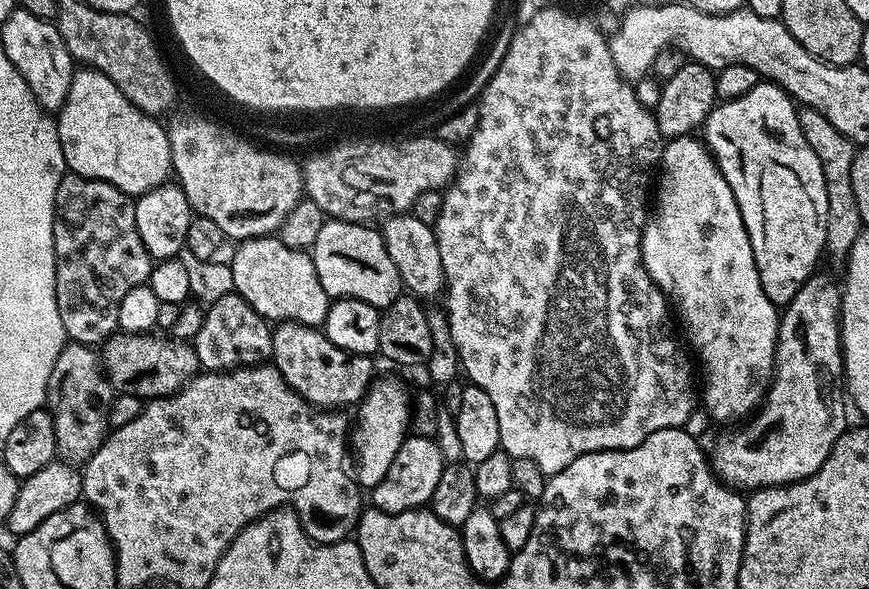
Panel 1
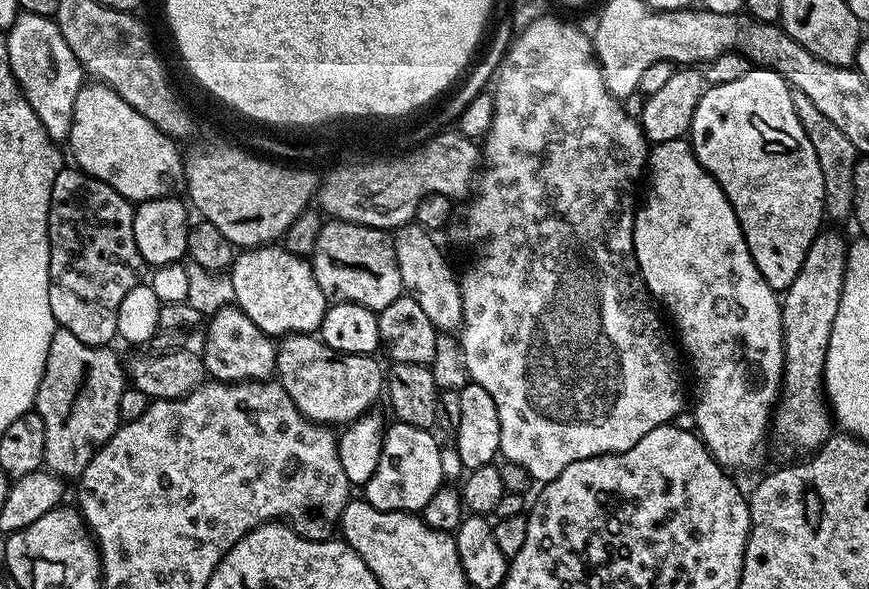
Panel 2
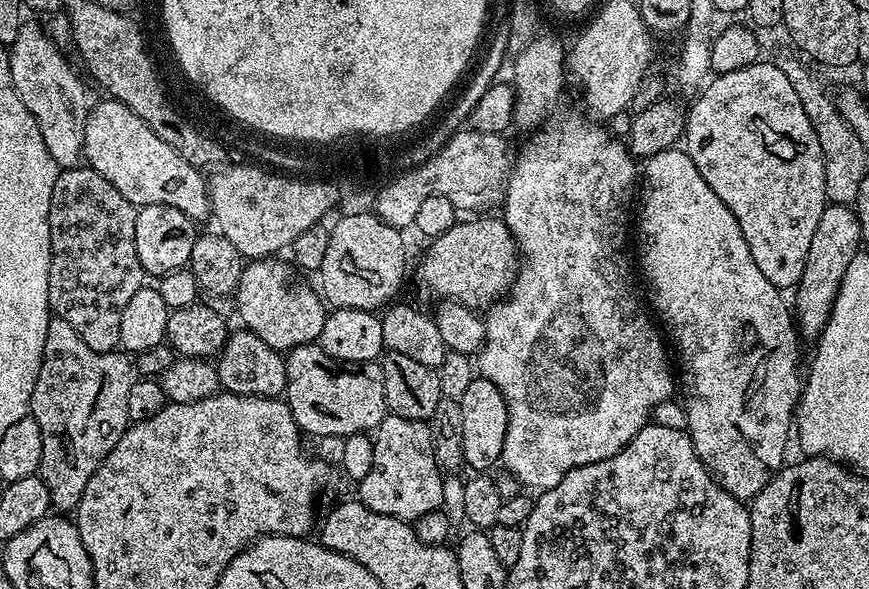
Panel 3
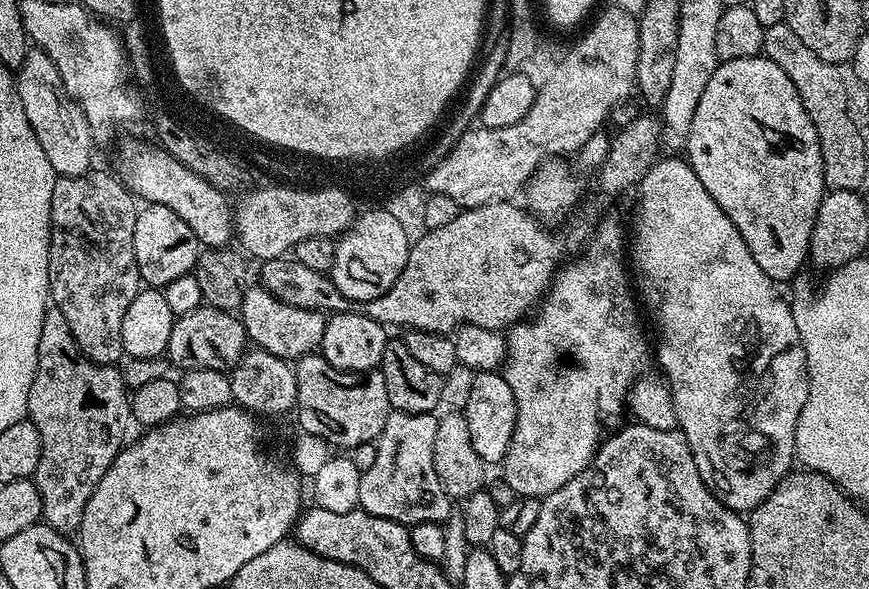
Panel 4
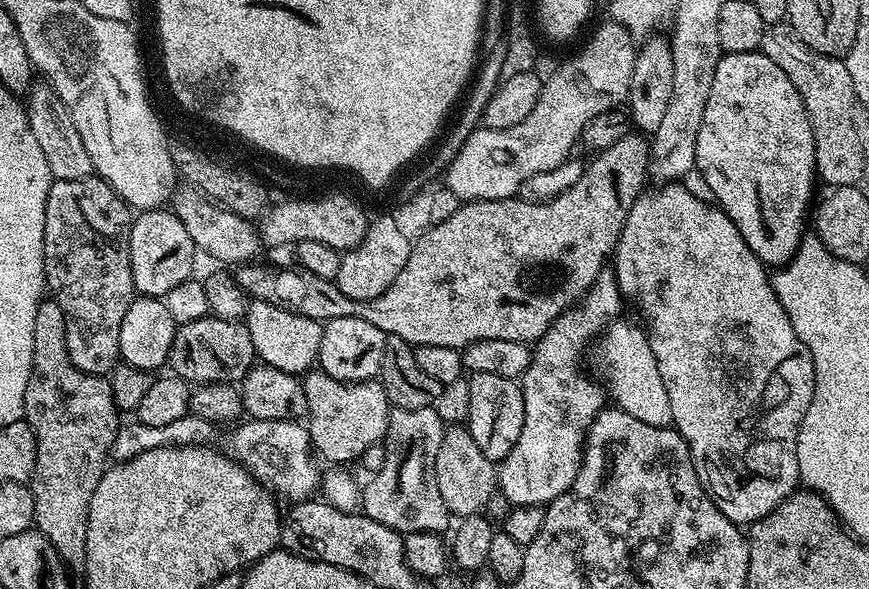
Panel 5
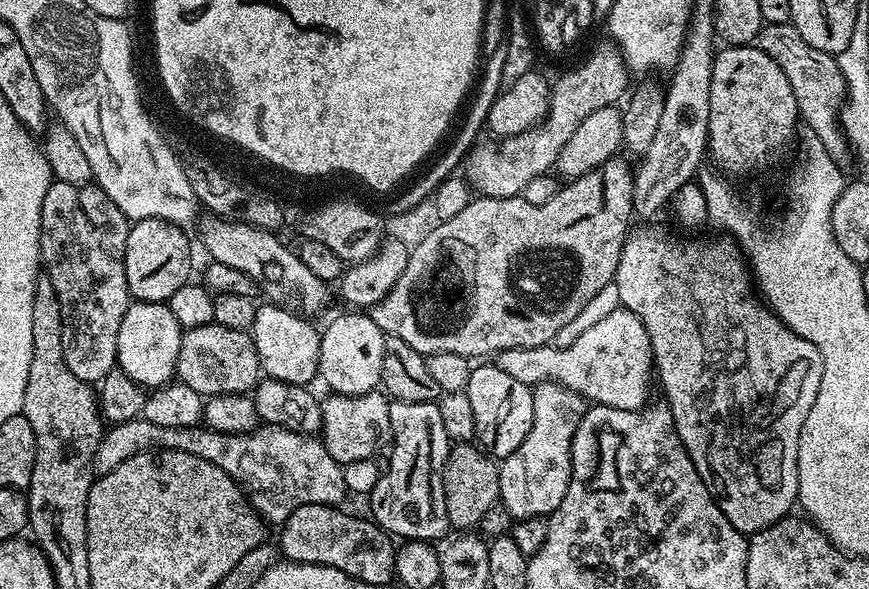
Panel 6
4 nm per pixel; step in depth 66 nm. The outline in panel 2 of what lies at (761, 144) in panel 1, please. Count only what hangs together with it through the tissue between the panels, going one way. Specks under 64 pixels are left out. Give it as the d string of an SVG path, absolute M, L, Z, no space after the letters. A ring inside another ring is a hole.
M753 66L735 82L705 87L698 110L694 110L690 143L698 162L722 186L742 226L754 266L771 288L786 290L798 278L806 250L822 231L820 223L826 220L822 166L818 166L818 154L814 154L798 118L793 89L777 72L759 66Z

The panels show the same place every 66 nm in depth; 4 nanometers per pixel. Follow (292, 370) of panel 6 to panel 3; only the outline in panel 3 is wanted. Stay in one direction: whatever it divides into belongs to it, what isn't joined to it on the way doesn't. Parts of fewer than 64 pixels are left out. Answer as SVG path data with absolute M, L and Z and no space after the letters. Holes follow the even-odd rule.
M256 258L245 263L244 273L234 293L240 320L244 323L241 325L247 331L258 334L266 346L275 348L281 354L303 344L317 343L326 315L321 293L316 290L311 292L304 284L295 284L292 281L293 269L285 264L280 258Z

